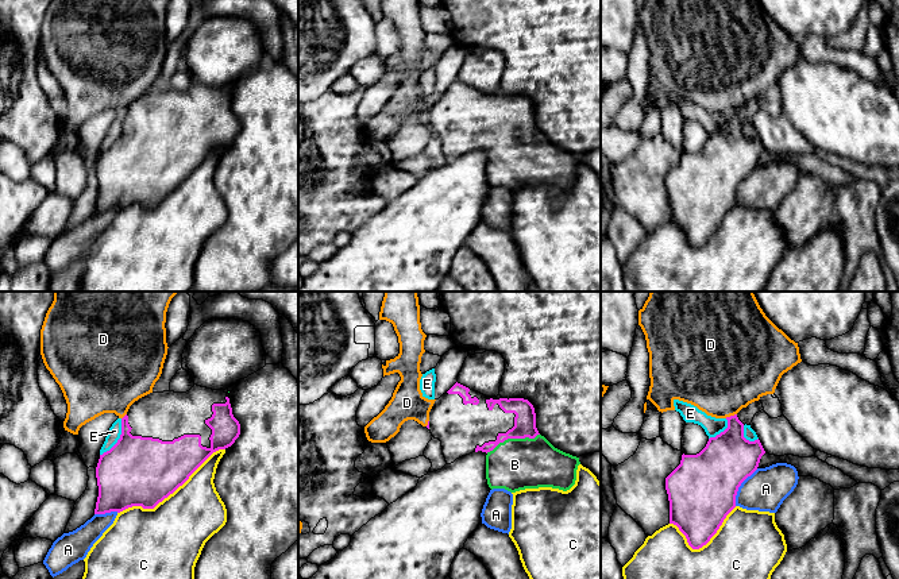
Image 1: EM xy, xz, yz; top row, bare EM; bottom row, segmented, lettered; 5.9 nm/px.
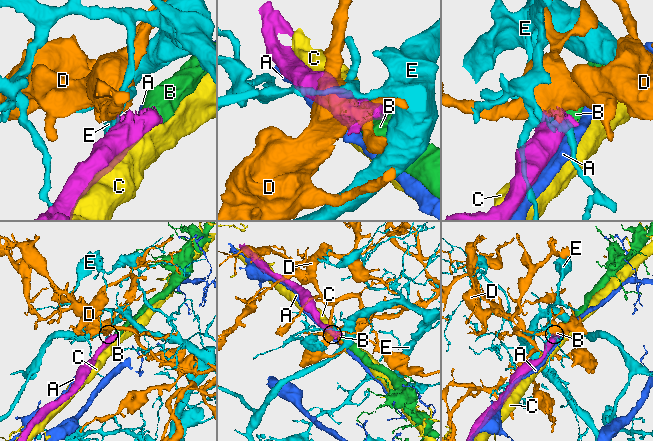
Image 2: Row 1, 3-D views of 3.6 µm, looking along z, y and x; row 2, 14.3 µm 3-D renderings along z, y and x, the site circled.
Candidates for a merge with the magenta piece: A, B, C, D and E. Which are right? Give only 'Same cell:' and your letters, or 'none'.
Same cell: B

